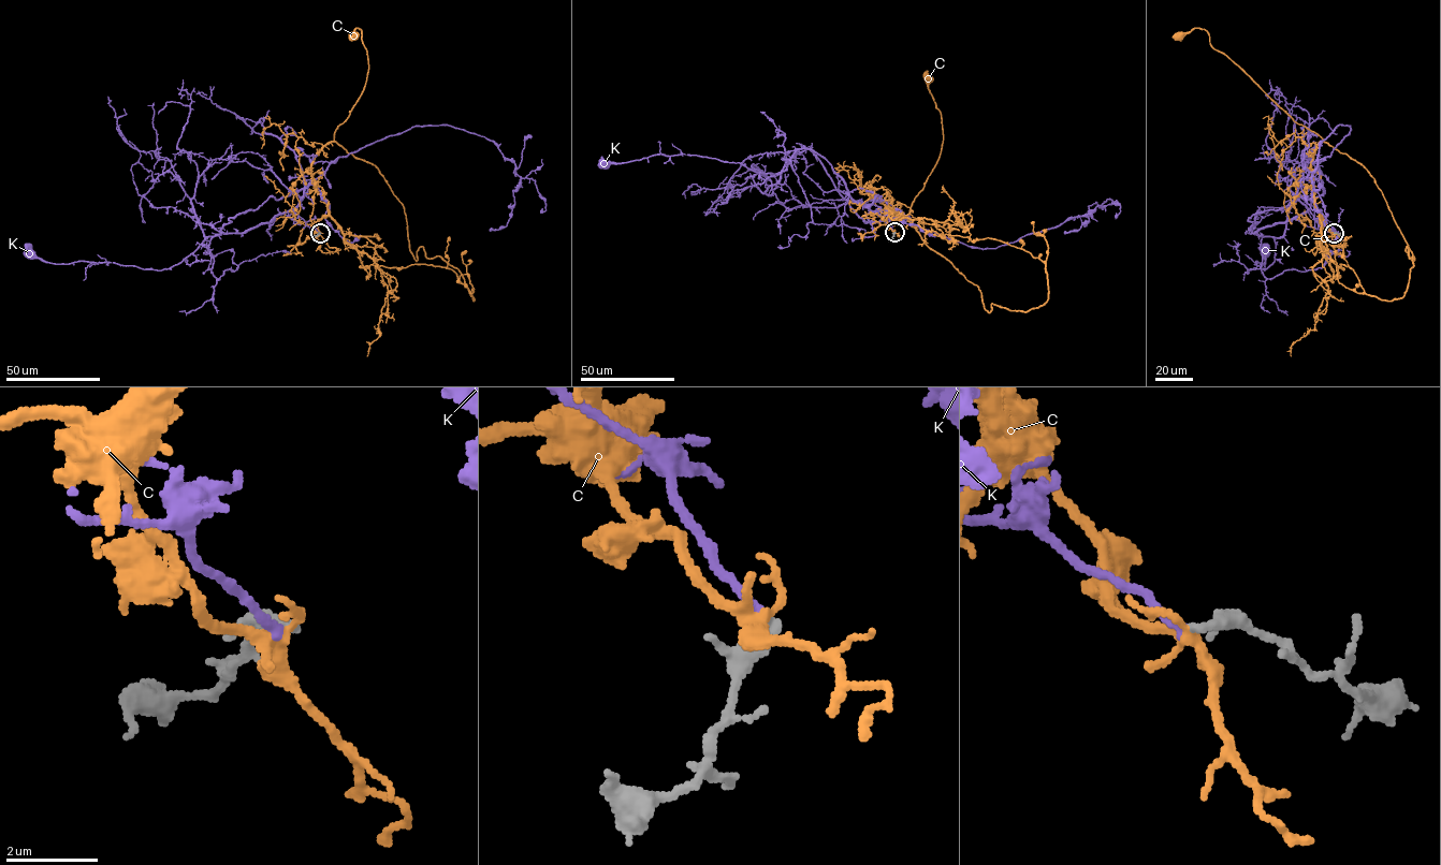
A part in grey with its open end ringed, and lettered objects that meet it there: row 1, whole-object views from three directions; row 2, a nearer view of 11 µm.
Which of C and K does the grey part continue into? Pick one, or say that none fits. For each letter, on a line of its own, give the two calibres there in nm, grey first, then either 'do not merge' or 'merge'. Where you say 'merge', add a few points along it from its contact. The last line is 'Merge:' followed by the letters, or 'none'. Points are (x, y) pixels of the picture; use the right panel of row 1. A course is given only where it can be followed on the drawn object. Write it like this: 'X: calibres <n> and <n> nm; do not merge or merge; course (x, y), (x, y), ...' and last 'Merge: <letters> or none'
C: calibres 280 and 240 nm; do not merge
K: calibres 280 and 200 nm; merge; course (1334, 233), (1308, 210), (1250, 233), (1274, 239), (1275, 261), (1265, 270), (1256, 261), (1263, 263), (1265, 253)
Merge: K

